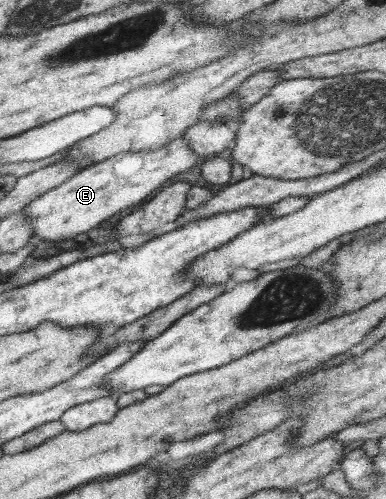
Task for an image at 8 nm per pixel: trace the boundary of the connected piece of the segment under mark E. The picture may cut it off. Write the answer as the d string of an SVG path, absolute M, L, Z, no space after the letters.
M182 136L152 152L122 152L86 166L59 187L27 204L24 208L26 222L36 240L62 241L82 232L89 233L121 210L142 204L152 192L175 180L177 174L190 170L196 161L196 154Z

